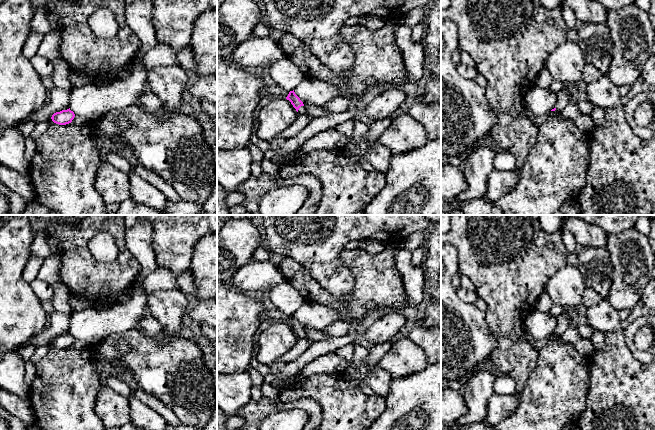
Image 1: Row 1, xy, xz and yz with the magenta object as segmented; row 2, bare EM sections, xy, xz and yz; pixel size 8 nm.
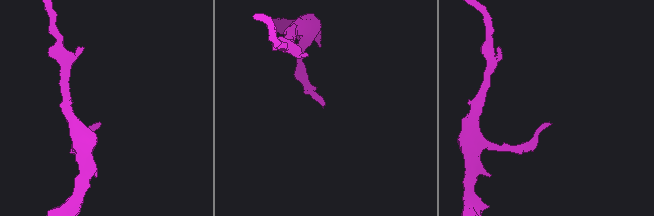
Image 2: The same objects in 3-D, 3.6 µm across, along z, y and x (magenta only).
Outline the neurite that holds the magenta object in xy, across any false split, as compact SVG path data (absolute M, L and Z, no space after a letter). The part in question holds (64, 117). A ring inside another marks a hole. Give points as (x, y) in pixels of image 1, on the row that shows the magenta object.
M69 109L56 112L52 115L51 119L54 123L59 125L66 125L72 122L75 114Z

